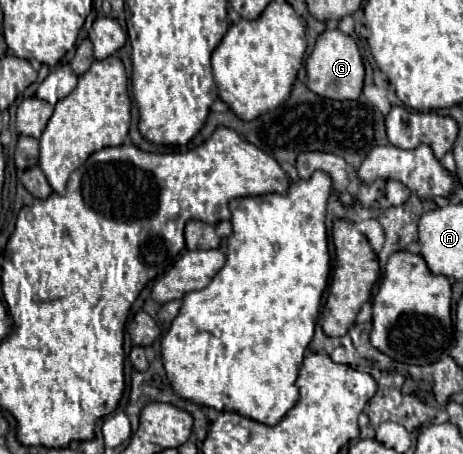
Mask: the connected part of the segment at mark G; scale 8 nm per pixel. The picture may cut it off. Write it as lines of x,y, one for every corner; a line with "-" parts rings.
340,29
324,31
318,37
316,47
306,61
306,75
308,75
306,85
316,95
324,95
326,99
340,99
340,101
358,99
362,93
364,63
362,63
362,55
358,51
356,41
350,35
342,33

